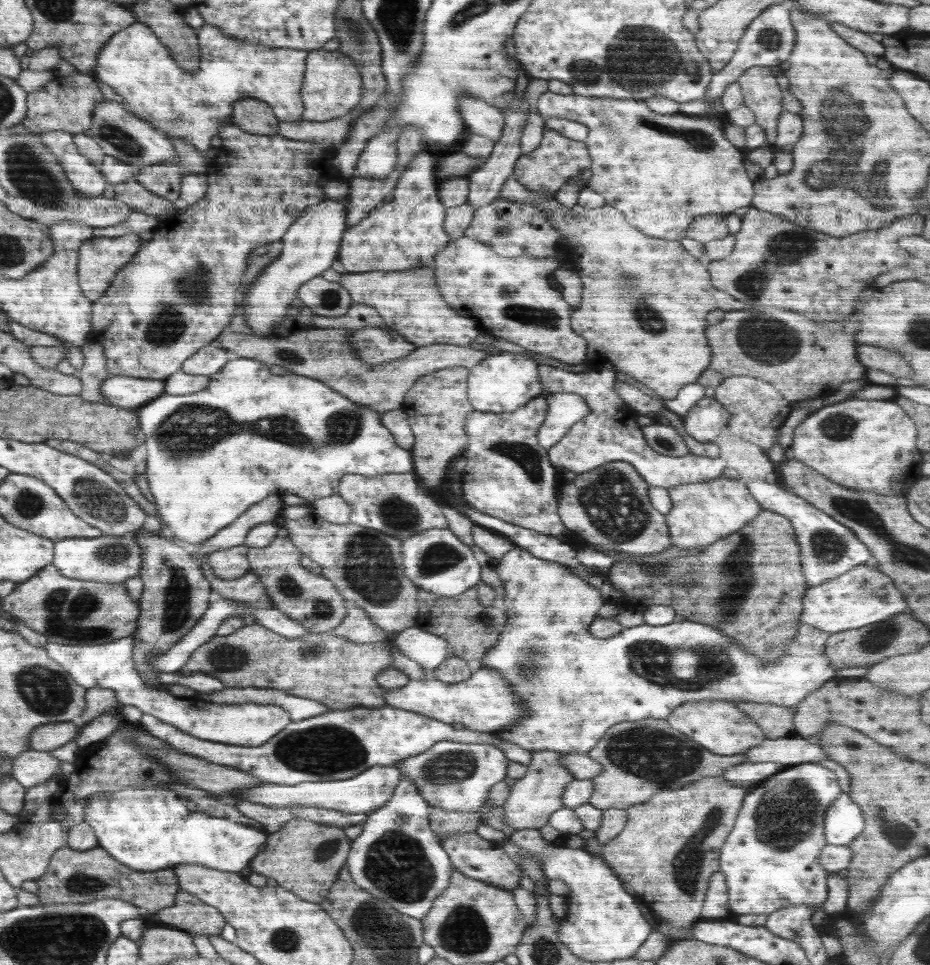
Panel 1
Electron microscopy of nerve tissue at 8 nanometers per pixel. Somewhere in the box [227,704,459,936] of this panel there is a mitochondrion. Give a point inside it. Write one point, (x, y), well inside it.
(397, 865)

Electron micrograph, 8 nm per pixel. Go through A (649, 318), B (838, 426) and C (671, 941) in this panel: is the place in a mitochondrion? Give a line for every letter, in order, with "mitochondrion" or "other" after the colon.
A: mitochondrion
B: mitochondrion
C: other

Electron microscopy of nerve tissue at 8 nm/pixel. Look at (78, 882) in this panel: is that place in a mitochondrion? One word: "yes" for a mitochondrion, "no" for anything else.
yes

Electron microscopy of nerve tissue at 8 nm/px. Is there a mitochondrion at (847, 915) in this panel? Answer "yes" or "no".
no

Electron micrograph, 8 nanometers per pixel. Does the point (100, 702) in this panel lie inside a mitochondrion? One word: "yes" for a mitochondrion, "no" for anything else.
no

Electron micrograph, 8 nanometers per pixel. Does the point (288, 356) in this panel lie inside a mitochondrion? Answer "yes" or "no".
no

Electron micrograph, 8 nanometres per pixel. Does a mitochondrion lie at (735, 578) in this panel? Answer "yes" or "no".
yes

